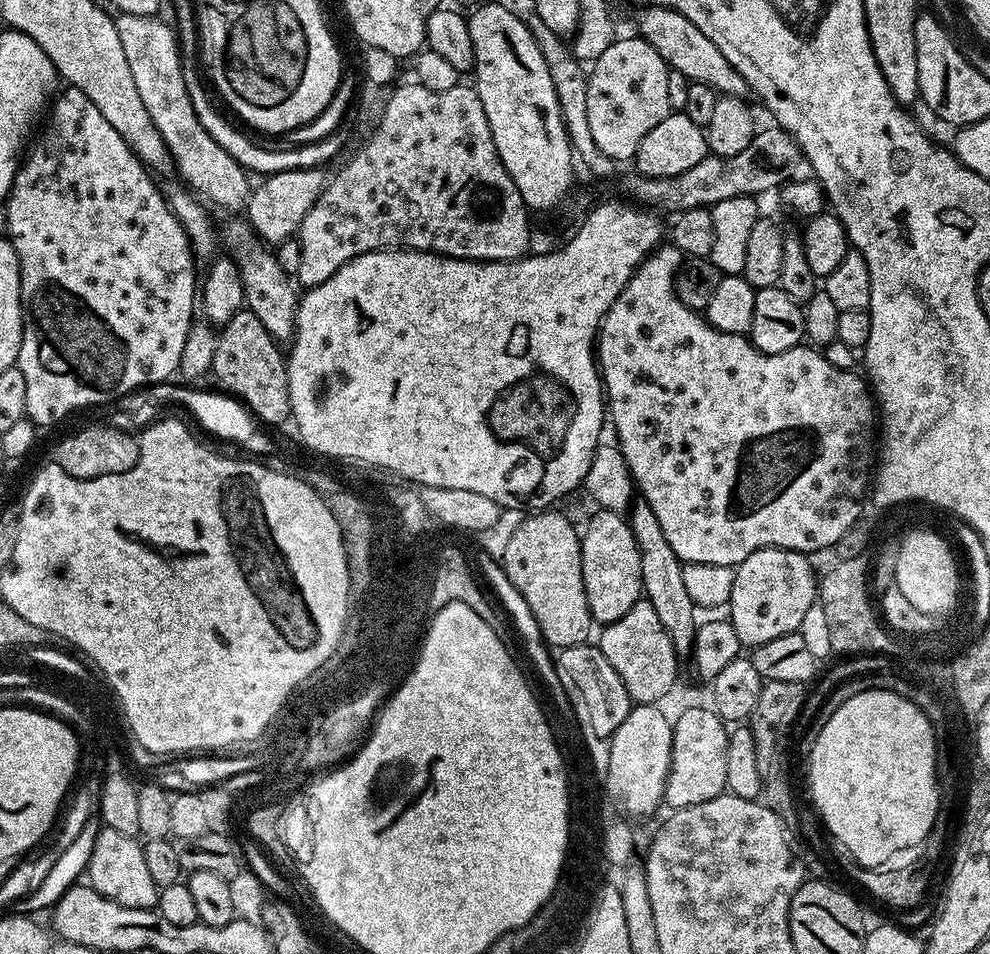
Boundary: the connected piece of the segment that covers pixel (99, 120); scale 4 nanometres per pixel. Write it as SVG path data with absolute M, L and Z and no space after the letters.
M71 86L65 87L55 97L47 120L48 125L45 126L44 133L40 137L39 135L35 137L36 145L34 140L27 149L26 159L16 172L6 201L8 207L6 235L18 254L20 305L24 311L24 333L18 367L26 378L26 416L37 426L56 424L63 416L68 416L79 408L88 408L91 404L104 404L107 400L112 402L145 386L171 381L177 375L182 358L182 346L186 346L188 332L194 323L192 311L197 311L198 308L198 274L196 278L198 260L193 253L192 243L188 240L188 231L180 224L180 219L172 213L172 205L166 196L160 193L159 186L152 181L153 173L133 154L132 148L122 138L122 134L118 134L118 130L114 130L114 126L110 126L110 122L102 118L98 106L94 106L94 102L90 102L90 98L82 94L82 90Z

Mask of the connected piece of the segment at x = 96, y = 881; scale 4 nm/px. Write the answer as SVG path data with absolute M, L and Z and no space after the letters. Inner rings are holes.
M101 827L94 841L93 853L86 869L87 883L98 894L118 902L122 906L135 908L156 908L160 889L154 878L150 878L146 867L146 854L143 843L137 837L121 834L119 830Z

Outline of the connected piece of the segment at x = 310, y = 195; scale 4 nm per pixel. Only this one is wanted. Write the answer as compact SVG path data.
M317 166L315 168L295 168L289 172L273 172L260 185L251 189L246 201L246 219L252 225L256 235L269 245L281 244L284 240L293 239L300 231L302 218L310 214L314 202L322 194L326 183L325 169Z

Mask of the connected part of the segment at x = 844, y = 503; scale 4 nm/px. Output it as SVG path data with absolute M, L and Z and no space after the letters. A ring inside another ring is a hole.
M657 247L637 266L636 273L630 282L626 282L622 294L614 298L610 310L600 321L595 350L606 393L606 412L610 417L610 428L616 431L614 440L624 455L635 491L648 503L650 510L654 510L666 534L666 542L670 542L674 554L678 554L684 564L735 566L759 548L789 548L809 554L830 547L858 518L861 501L870 488L874 445L878 440L878 408L865 377L855 376L856 372L852 370L836 368L823 351L812 346L791 348L782 354L766 354L759 352L747 335L726 334L710 326L701 313L690 310L678 298L676 275L680 273L681 263L682 253L676 248Z

